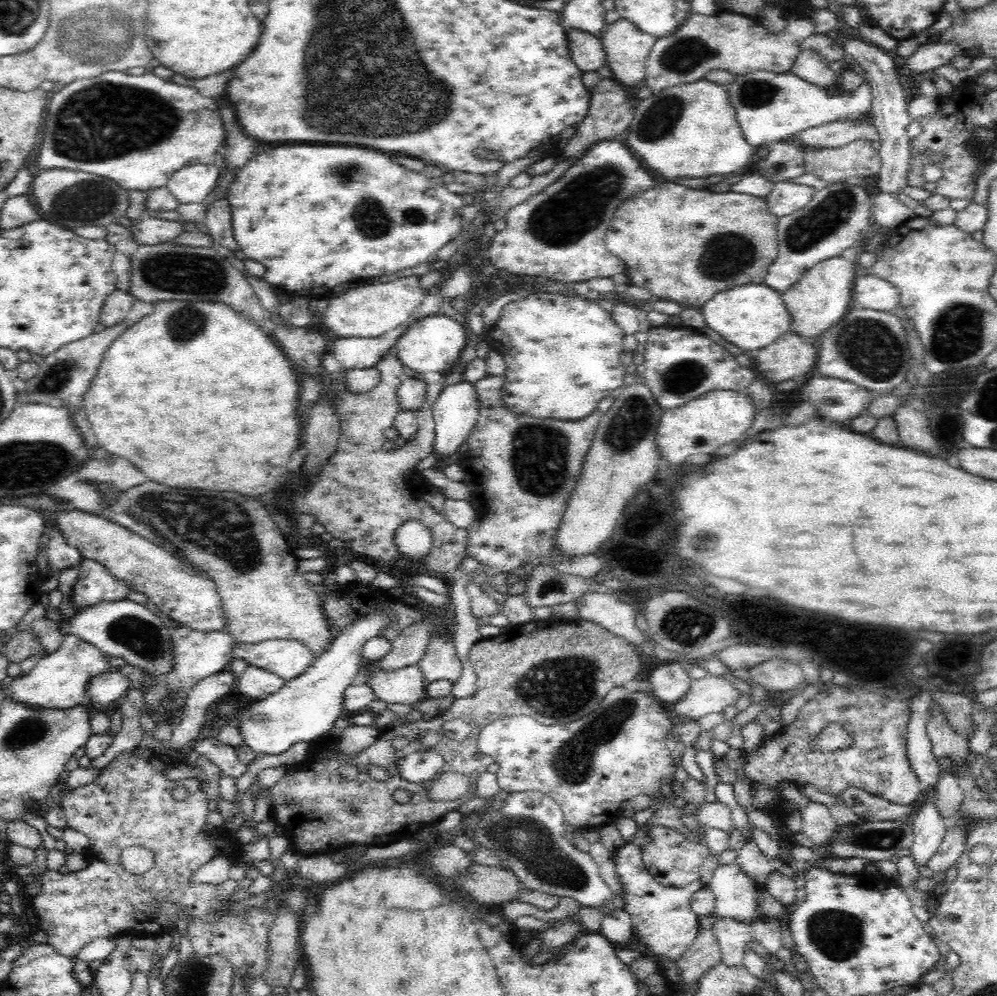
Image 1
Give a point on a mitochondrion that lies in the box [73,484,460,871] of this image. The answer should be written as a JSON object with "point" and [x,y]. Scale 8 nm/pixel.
{"point":[219,525]}

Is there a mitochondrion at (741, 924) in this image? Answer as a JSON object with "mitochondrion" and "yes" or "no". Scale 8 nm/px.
{"mitochondrion":"no"}

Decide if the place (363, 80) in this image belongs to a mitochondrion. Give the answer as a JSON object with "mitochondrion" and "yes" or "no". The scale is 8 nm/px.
{"mitochondrion":"yes"}

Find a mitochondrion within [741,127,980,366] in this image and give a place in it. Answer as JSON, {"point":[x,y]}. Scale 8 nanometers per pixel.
{"point":[810,228]}

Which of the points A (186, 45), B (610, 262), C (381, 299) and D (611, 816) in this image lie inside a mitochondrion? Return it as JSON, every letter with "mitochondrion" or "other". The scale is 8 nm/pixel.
{"A":"other","B":"other","C":"other","D":"other"}

